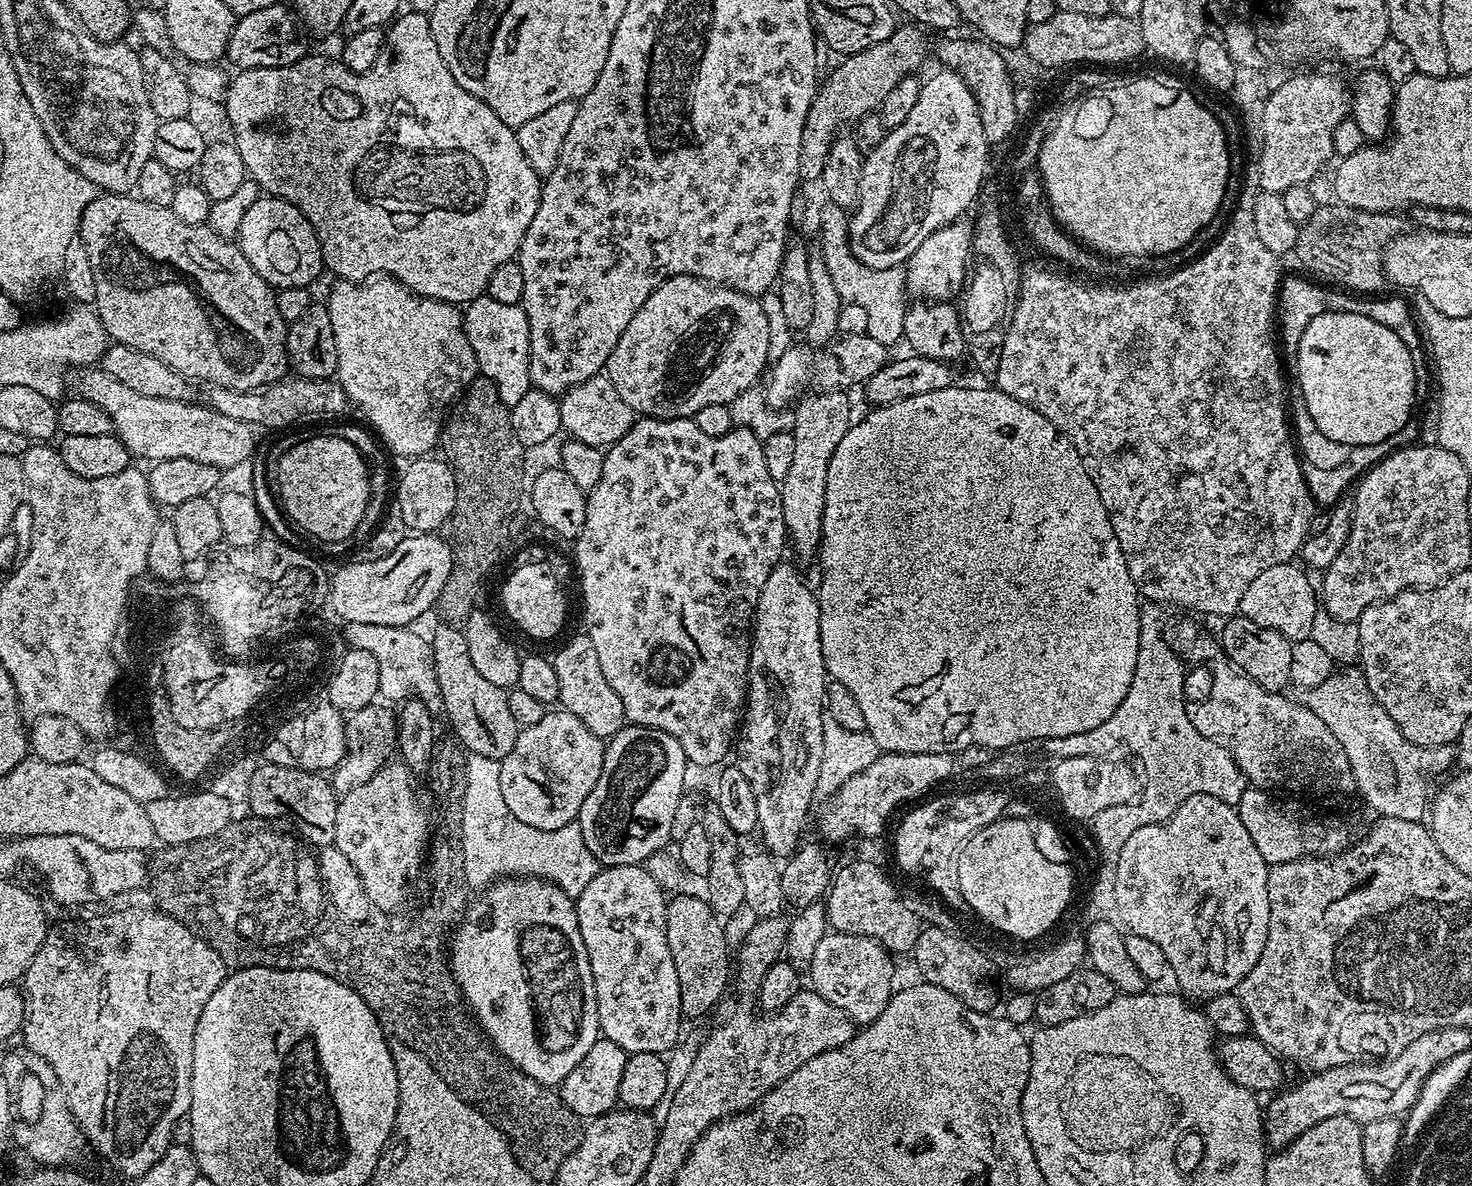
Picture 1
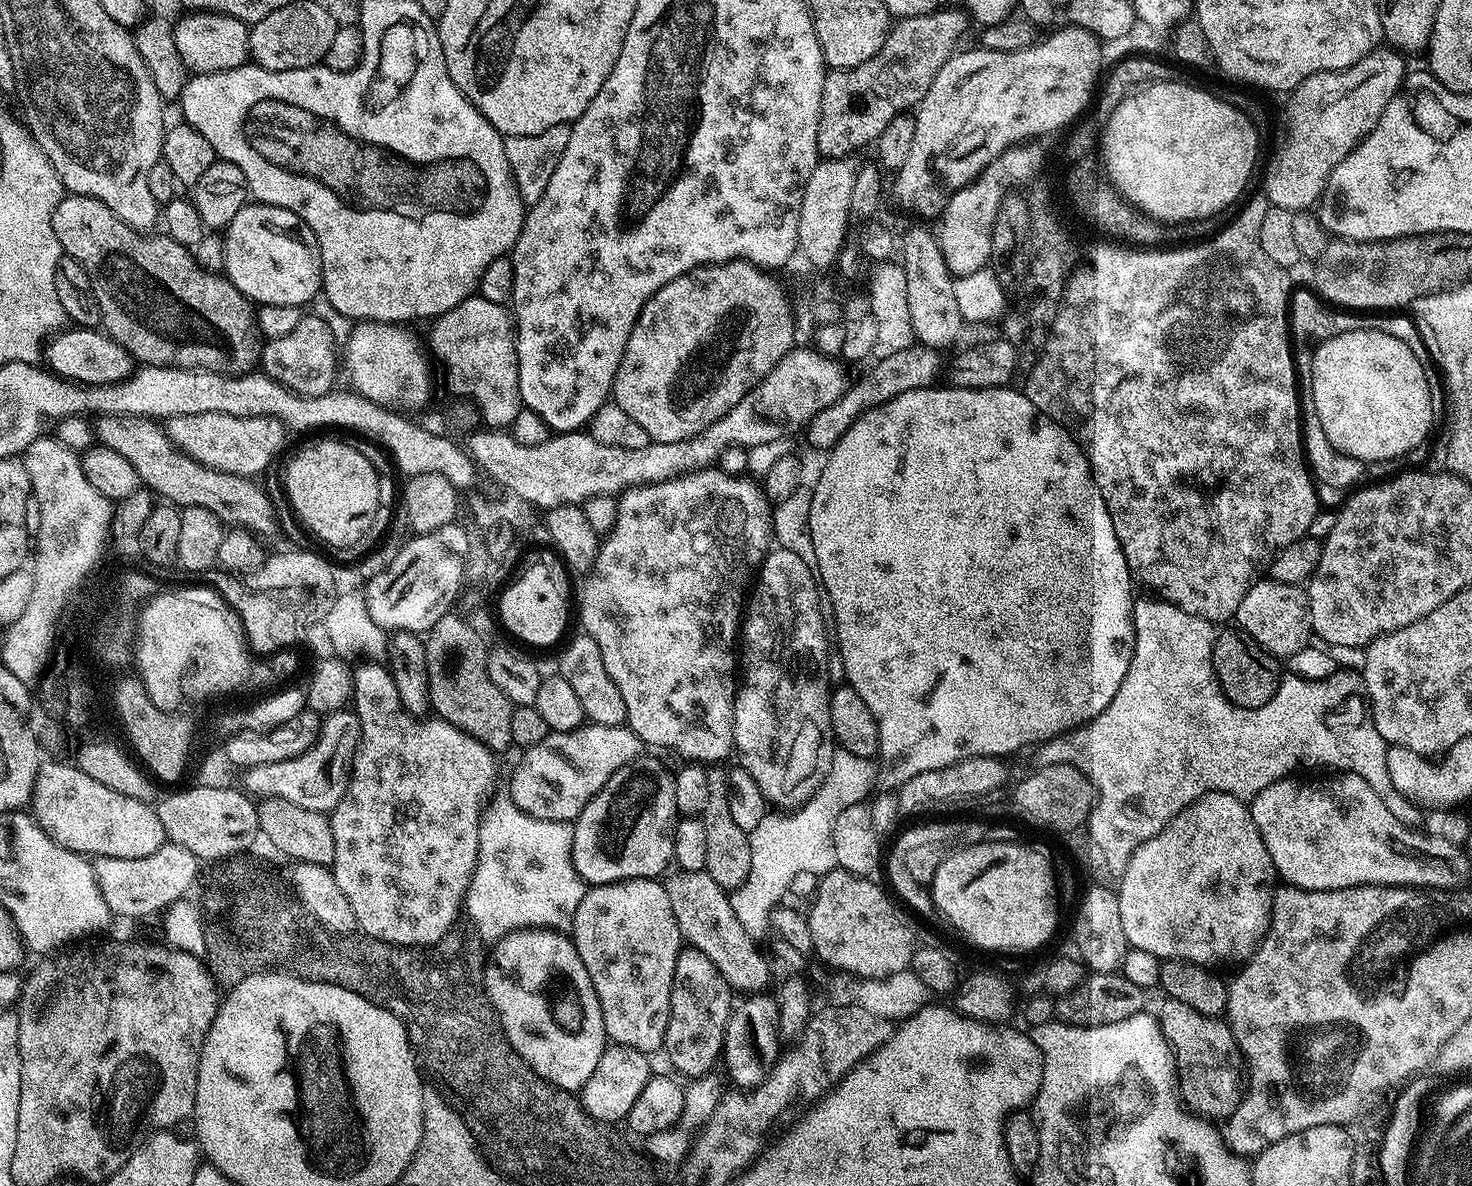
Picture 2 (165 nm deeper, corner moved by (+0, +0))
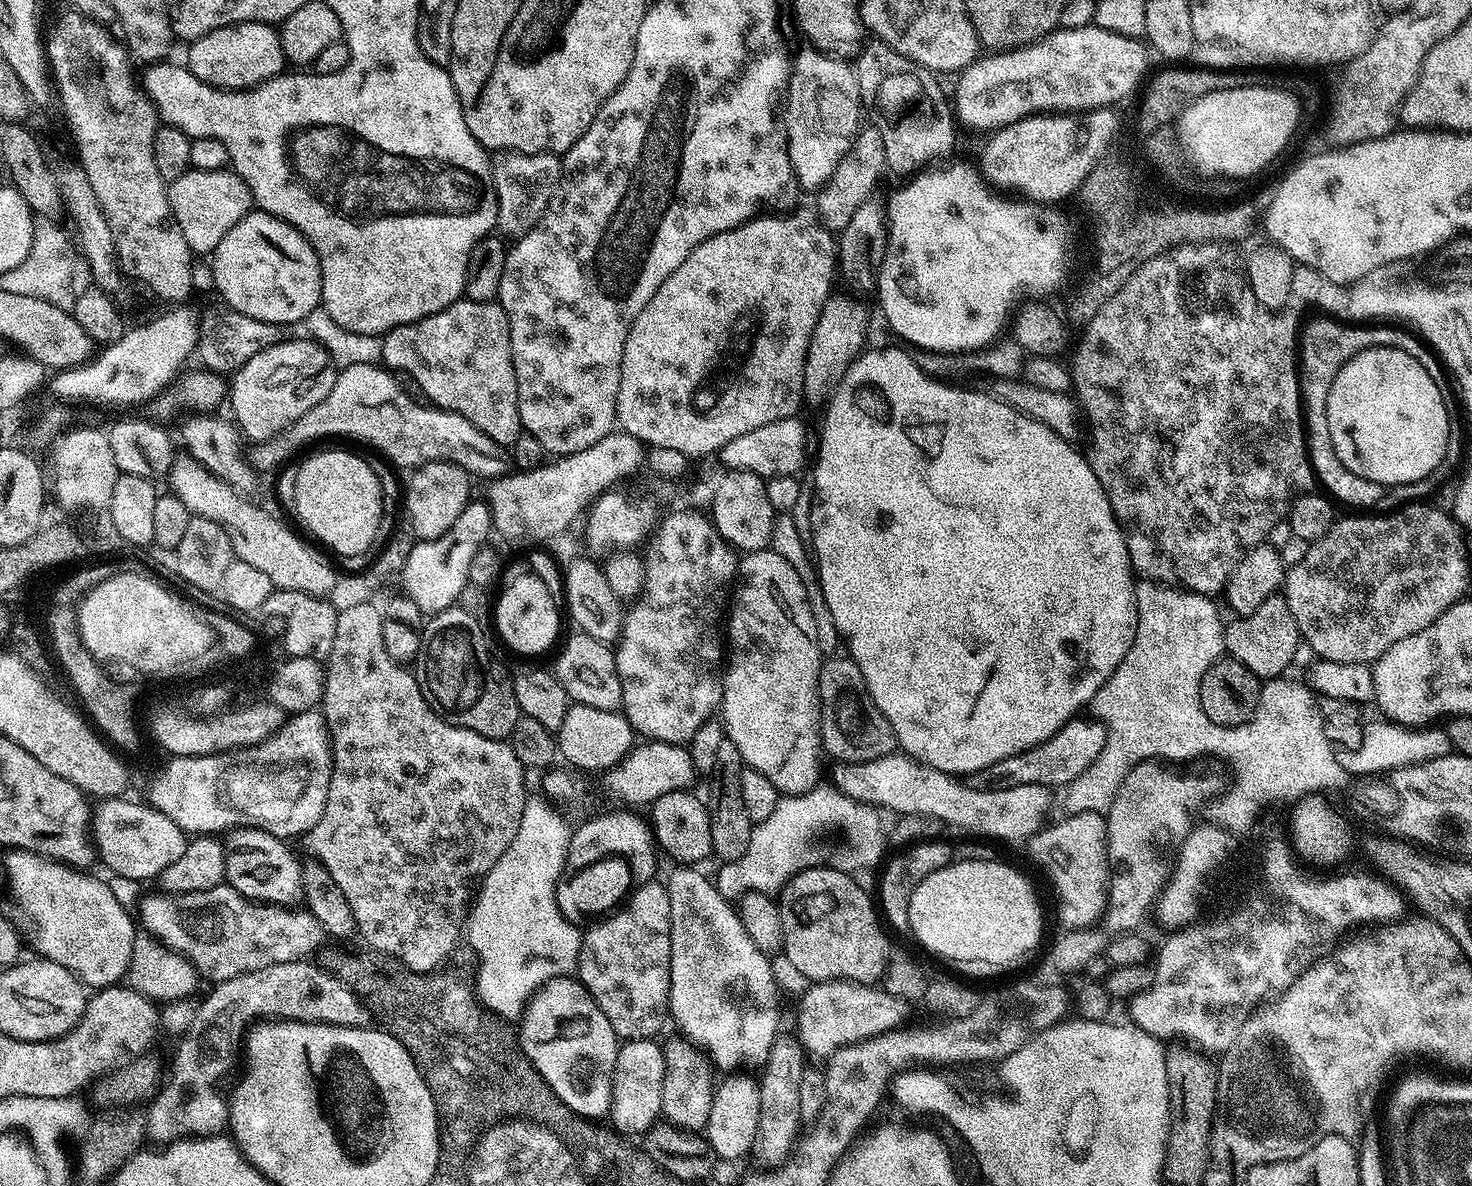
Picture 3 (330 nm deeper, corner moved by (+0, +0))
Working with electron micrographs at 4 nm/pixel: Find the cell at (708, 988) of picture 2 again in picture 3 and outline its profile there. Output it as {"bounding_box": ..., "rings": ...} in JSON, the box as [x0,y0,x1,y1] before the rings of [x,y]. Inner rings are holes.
{"bounding_box":[662,1039,714,1130],"rings":[[[691,1039],[663,1041],[664,1077],[662,1078],[663,1119],[685,1130],[702,1130],[710,1118],[712,1093],[714,1091],[714,1065],[704,1048],[697,1046]]]}

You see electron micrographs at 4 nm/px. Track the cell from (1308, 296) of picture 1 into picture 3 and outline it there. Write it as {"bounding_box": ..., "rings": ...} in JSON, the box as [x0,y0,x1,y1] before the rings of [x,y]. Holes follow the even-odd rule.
{"bounding_box":[1298,316,1450,458],"rings":[[[1320,316],[1317,320],[1310,321],[1305,328],[1303,325],[1298,336],[1298,371],[1308,458],[1334,458],[1334,450],[1330,450],[1332,435],[1330,434],[1330,426],[1326,422],[1326,398],[1330,386],[1342,370],[1342,366],[1362,350],[1367,348],[1406,350],[1406,354],[1410,354],[1410,358],[1418,358],[1418,362],[1422,362],[1422,366],[1426,366],[1426,374],[1430,374],[1430,378],[1434,378],[1434,382],[1438,382],[1438,390],[1445,393],[1449,391],[1450,380],[1446,375],[1446,369],[1434,355],[1431,347],[1423,339],[1413,335],[1411,331],[1408,333],[1403,330],[1408,331],[1400,326],[1369,326],[1367,323],[1347,323],[1340,318],[1331,320],[1328,316]]]}

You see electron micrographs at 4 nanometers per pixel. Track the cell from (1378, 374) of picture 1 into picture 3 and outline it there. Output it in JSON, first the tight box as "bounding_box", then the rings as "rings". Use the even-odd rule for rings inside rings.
{"bounding_box":[1326,348,1453,486],"rings":[[[1367,348],[1342,366],[1326,398],[1326,422],[1334,442],[1334,454],[1342,458],[1346,470],[1370,478],[1385,486],[1427,480],[1442,462],[1447,442],[1453,439],[1452,420],[1448,417],[1446,393],[1438,390],[1438,382],[1426,374],[1426,366],[1418,358],[1410,358],[1406,350]]]}

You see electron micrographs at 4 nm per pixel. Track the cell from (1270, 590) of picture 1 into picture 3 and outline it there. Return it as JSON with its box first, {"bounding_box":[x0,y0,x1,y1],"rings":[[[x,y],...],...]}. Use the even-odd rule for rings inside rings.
{"bounding_box":[1224,594,1302,678],"rings":[[[1277,594],[1266,598],[1258,610],[1249,616],[1232,618],[1224,629],[1224,646],[1231,659],[1242,662],[1246,670],[1250,670],[1261,678],[1280,678],[1292,664],[1296,651],[1302,648],[1302,637],[1294,622],[1294,614],[1290,614],[1290,606],[1283,595]]]}

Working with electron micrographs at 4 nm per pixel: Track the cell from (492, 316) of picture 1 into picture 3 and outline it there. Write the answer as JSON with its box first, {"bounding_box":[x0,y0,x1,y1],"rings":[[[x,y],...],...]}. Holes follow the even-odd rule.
{"bounding_box":[382,298,522,446],"rings":[[[461,298],[438,314],[391,328],[383,333],[382,339],[383,367],[396,374],[405,372],[429,396],[427,399],[435,407],[446,408],[466,418],[466,422],[474,422],[482,434],[498,445],[511,446],[520,436],[522,425],[518,410],[518,378],[512,361],[510,326],[498,302],[487,304]]]}

